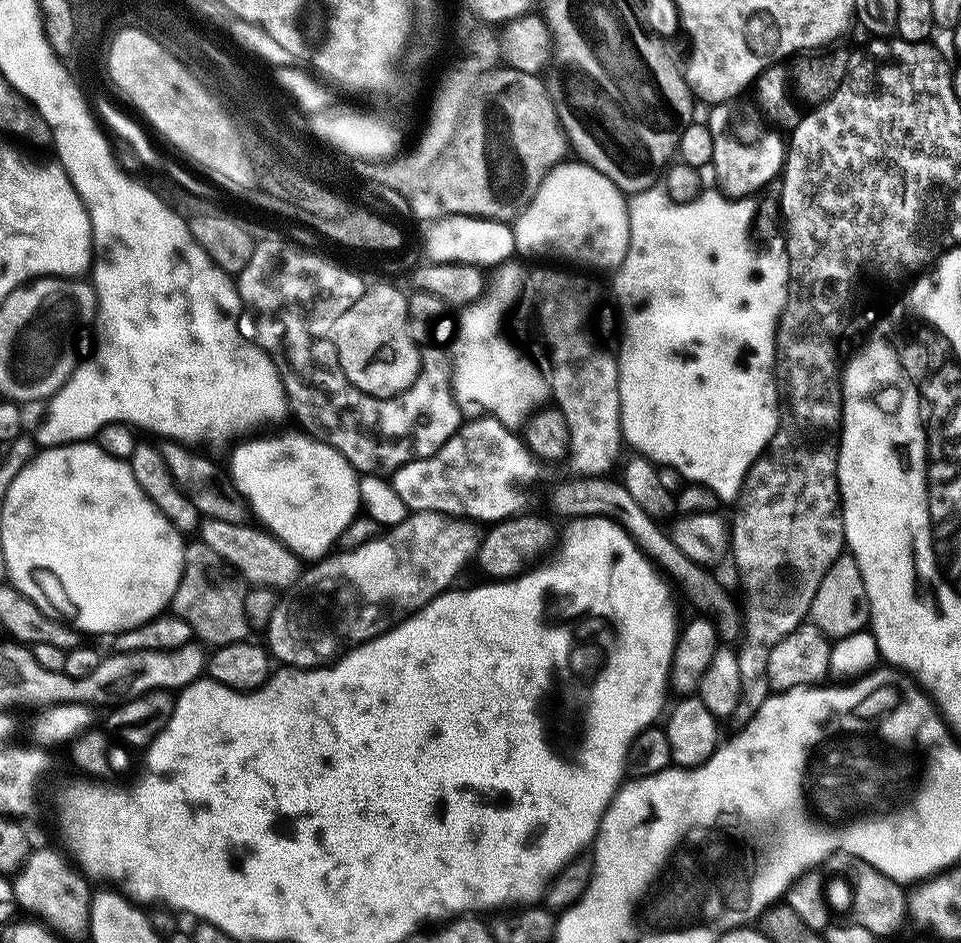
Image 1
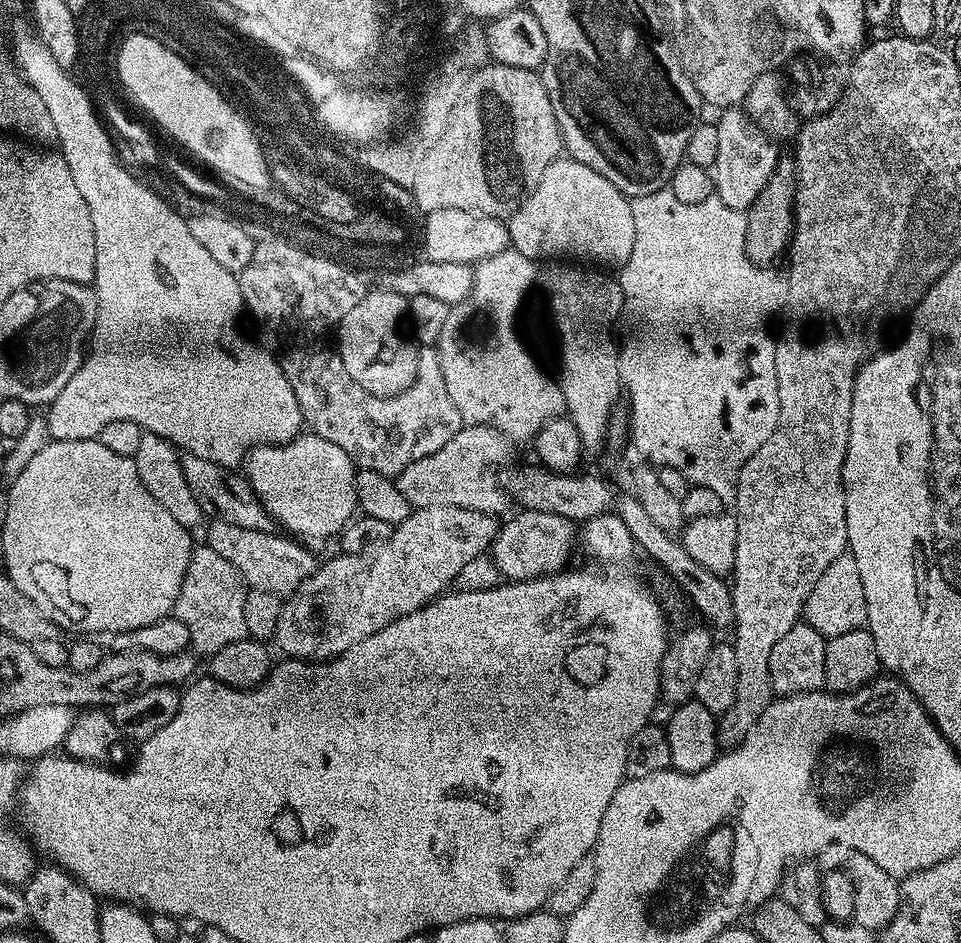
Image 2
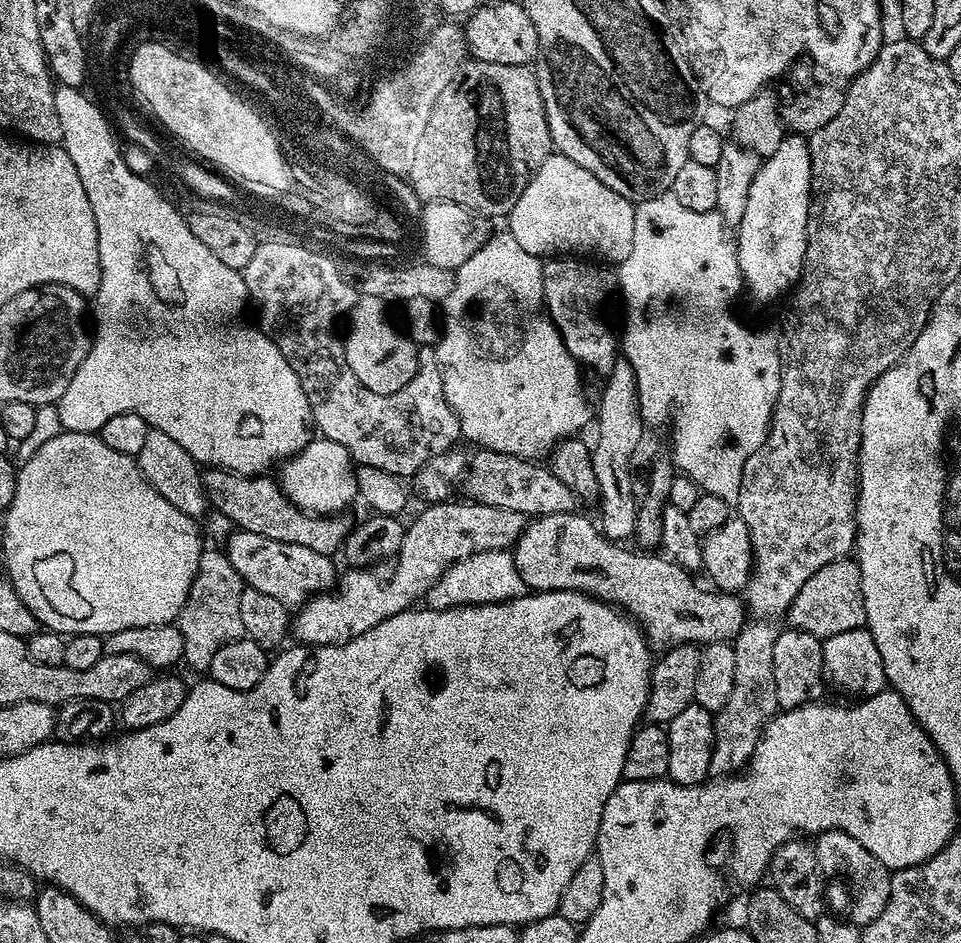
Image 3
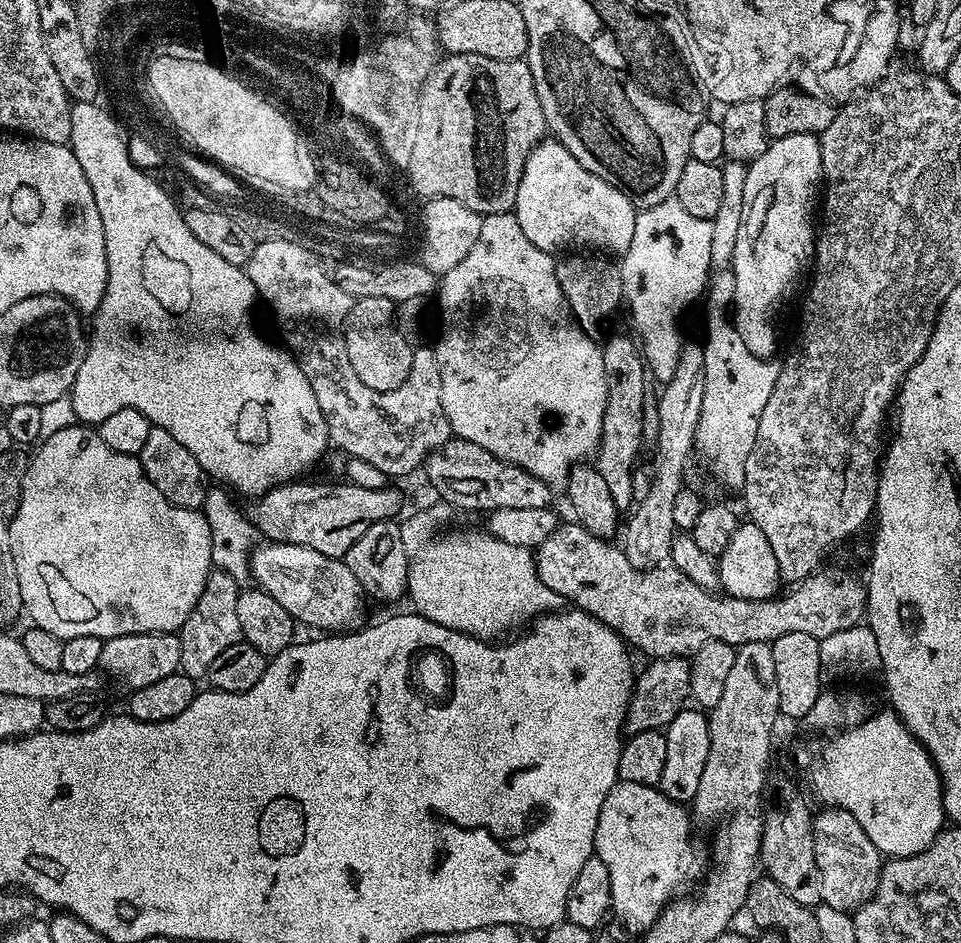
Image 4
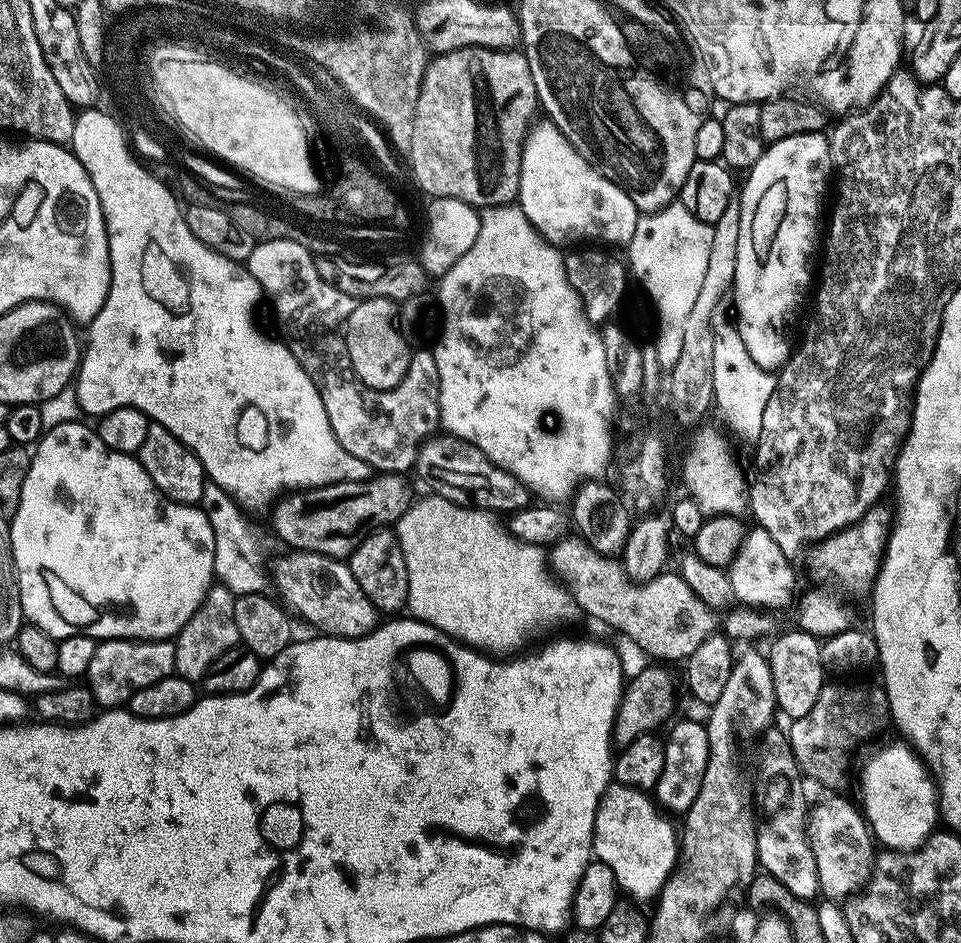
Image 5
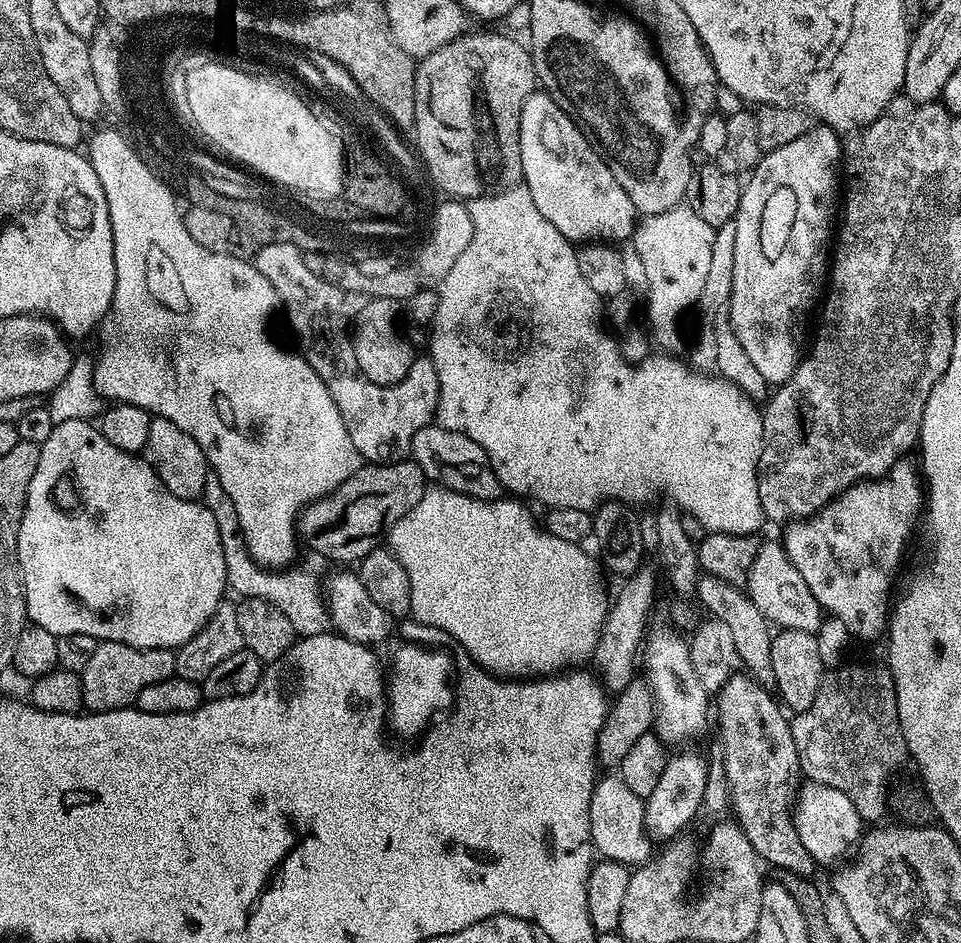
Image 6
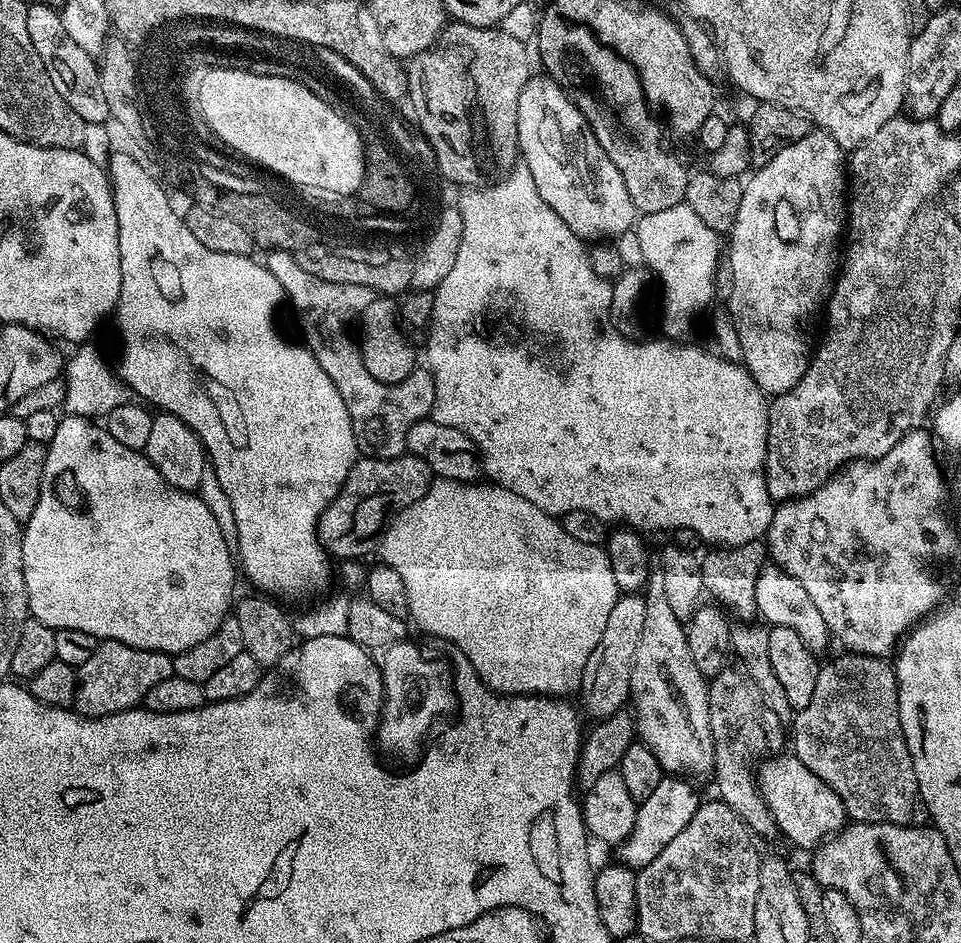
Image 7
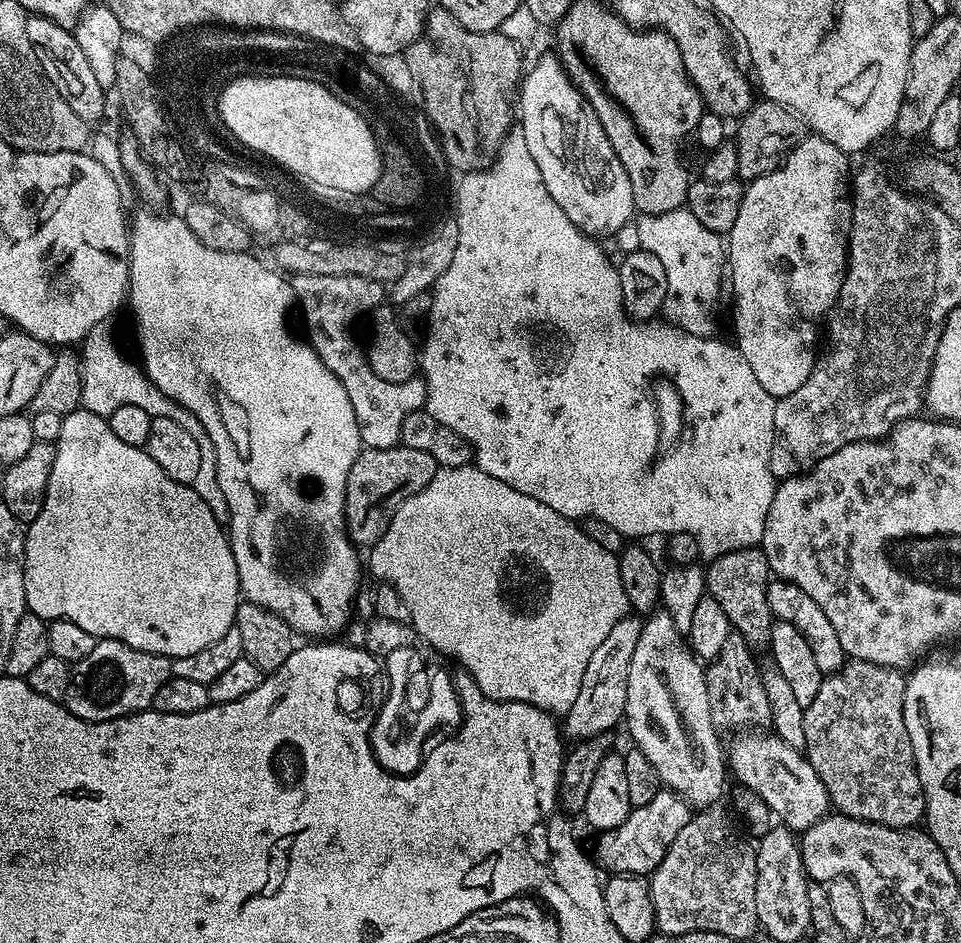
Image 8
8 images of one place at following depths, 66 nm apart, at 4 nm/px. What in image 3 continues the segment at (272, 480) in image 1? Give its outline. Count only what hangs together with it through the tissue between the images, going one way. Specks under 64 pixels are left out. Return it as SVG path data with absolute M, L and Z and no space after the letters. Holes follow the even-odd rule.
M323 438L309 440L301 452L283 461L279 472L280 489L284 491L288 501L305 514L343 513L343 508L358 495L353 458L346 446L338 446L338 442L330 442Z

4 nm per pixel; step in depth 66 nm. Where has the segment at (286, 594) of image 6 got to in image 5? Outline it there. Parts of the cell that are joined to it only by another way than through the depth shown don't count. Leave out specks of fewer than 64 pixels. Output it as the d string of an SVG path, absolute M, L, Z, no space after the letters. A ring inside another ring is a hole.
M205 483L199 507L203 508L210 522L210 530L214 530L214 570L215 579L237 596L246 594L267 593L270 586L270 572L264 569L264 560L260 557L260 548L256 545L256 536L248 525L249 517L245 509L236 503L236 499L217 484Z

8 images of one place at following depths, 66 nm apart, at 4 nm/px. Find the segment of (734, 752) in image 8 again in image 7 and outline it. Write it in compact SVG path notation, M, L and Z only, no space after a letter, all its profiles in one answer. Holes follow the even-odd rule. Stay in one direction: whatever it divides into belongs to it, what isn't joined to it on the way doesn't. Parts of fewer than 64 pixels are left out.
M794 754L771 757L759 765L758 783L768 809L776 819L779 833L800 848L815 850L830 836L836 835L846 824L842 798L818 778Z

